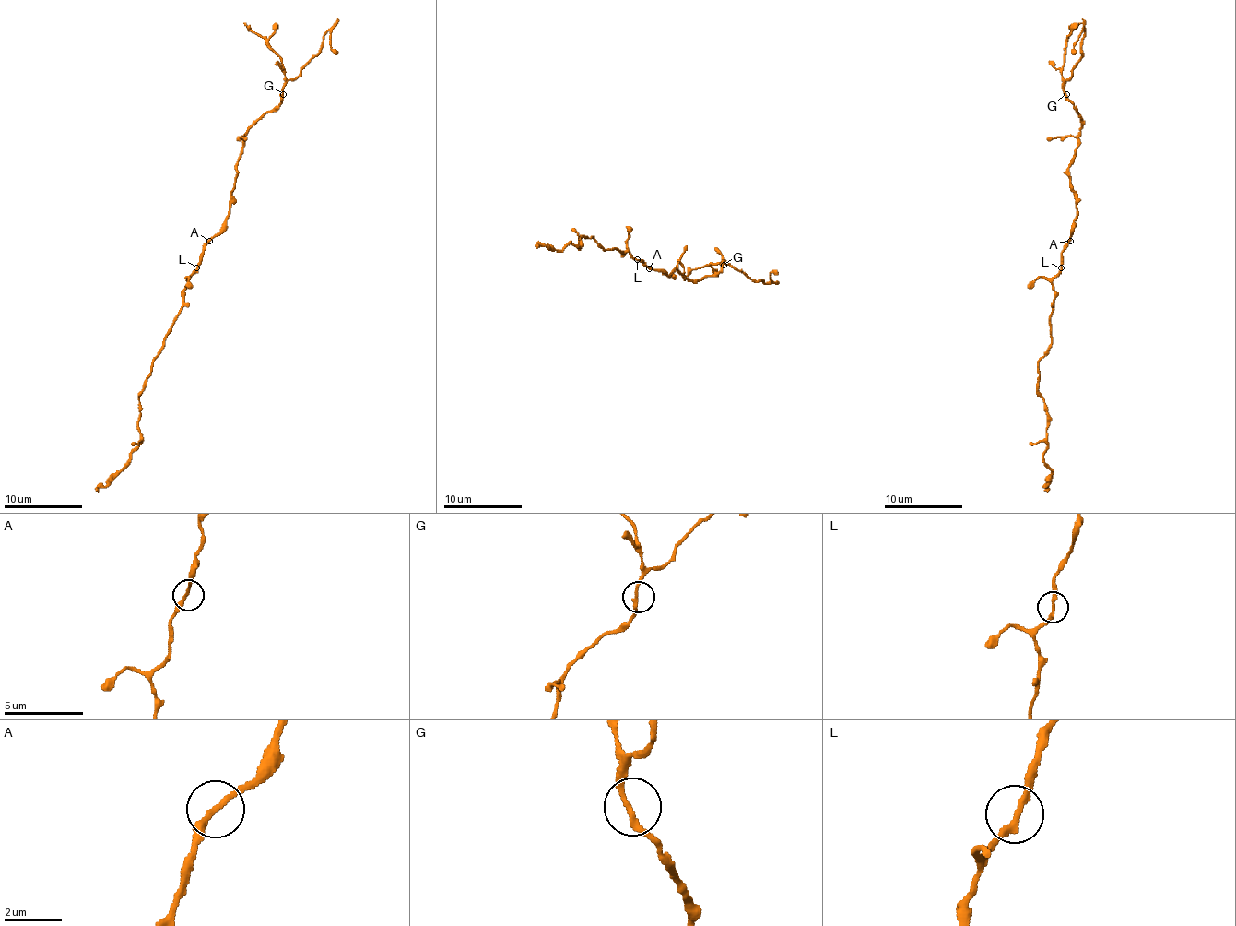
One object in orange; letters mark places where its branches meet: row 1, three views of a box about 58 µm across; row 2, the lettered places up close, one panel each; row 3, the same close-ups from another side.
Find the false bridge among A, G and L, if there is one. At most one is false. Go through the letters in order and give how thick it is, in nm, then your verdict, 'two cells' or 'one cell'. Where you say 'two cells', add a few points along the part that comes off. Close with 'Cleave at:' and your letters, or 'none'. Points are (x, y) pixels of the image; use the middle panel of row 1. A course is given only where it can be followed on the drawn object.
A: calibre 200 nm; one cell
G: calibre 200 nm; one cell
L: calibre 200 nm; one cell
Cleave at: none

